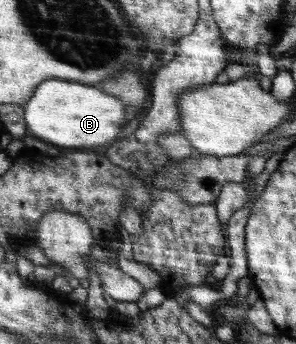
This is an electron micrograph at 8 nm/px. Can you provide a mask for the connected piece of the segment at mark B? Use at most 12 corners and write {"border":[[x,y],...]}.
{"border":[[57,78],[25,104],[33,137],[79,149],[117,140],[123,102]]}

